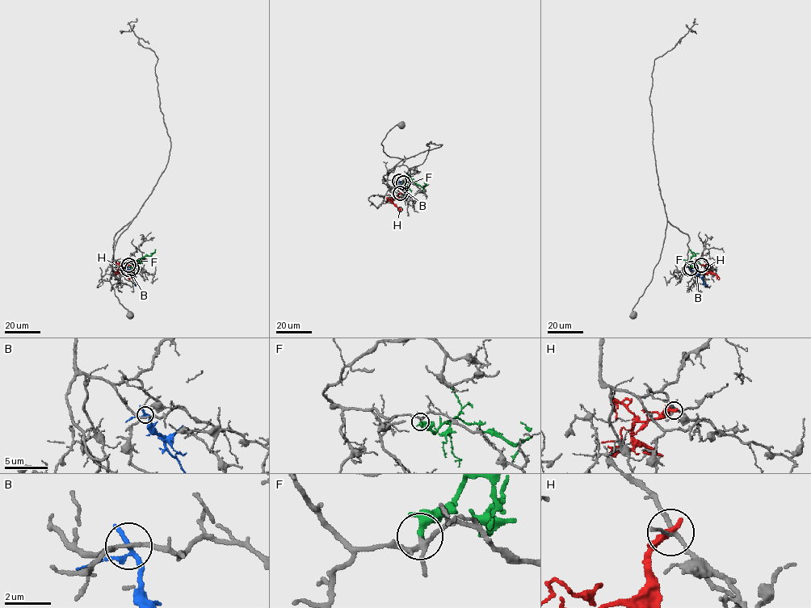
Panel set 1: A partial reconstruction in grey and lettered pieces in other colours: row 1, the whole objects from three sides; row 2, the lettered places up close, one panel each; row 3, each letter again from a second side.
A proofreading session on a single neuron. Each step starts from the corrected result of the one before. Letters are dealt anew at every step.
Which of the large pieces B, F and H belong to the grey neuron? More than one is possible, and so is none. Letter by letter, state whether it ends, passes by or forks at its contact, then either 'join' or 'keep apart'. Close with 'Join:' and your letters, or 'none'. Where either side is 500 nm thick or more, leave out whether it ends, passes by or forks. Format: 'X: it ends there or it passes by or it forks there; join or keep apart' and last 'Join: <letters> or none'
B: it forks there; keep apart
F: it passes by; join
H: it ends there; keep apart
Join: F

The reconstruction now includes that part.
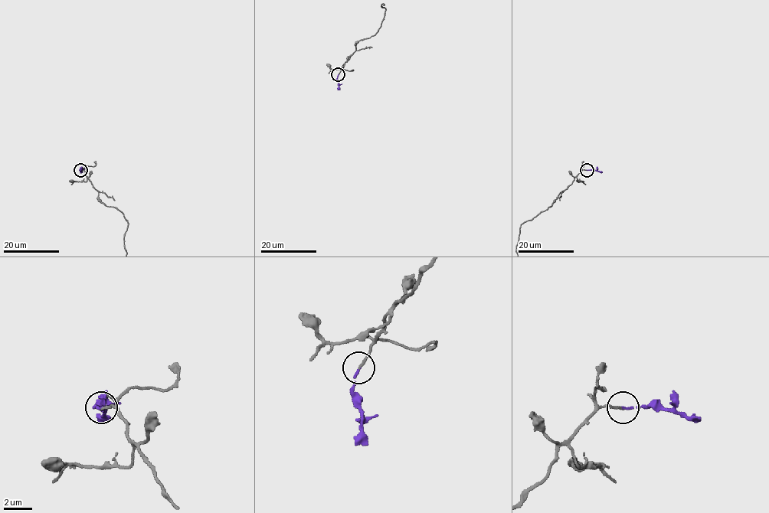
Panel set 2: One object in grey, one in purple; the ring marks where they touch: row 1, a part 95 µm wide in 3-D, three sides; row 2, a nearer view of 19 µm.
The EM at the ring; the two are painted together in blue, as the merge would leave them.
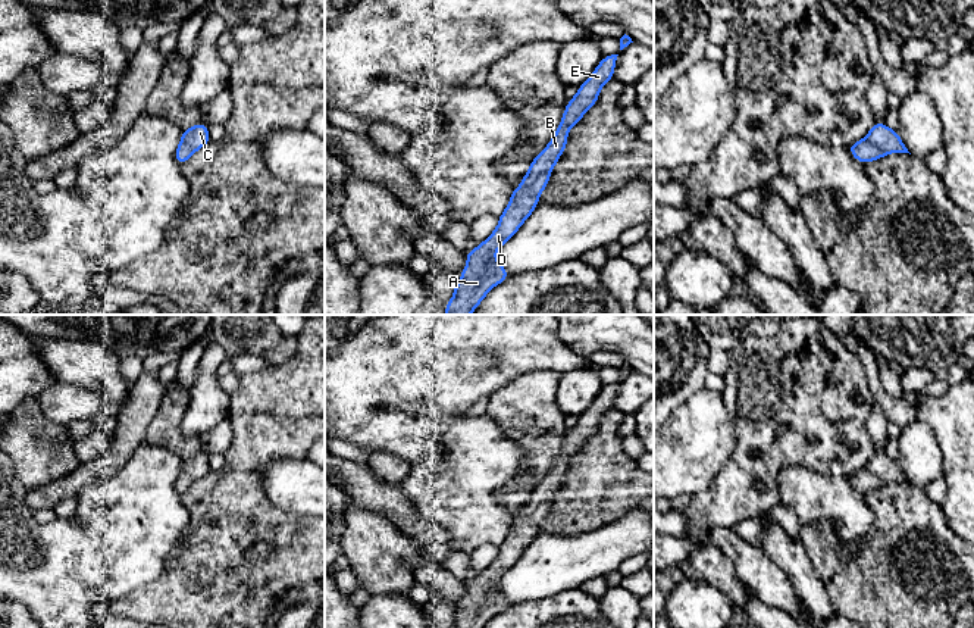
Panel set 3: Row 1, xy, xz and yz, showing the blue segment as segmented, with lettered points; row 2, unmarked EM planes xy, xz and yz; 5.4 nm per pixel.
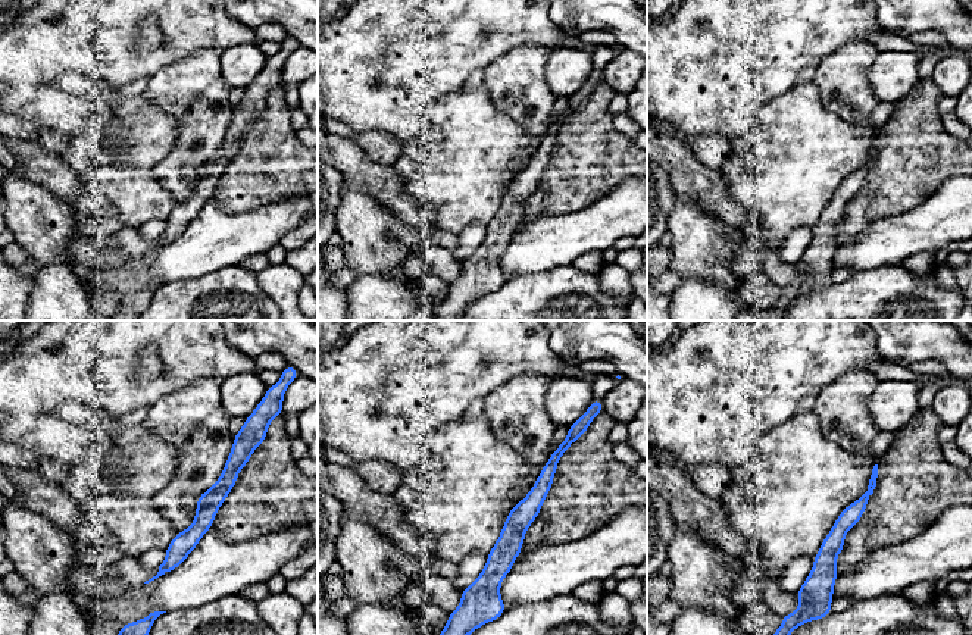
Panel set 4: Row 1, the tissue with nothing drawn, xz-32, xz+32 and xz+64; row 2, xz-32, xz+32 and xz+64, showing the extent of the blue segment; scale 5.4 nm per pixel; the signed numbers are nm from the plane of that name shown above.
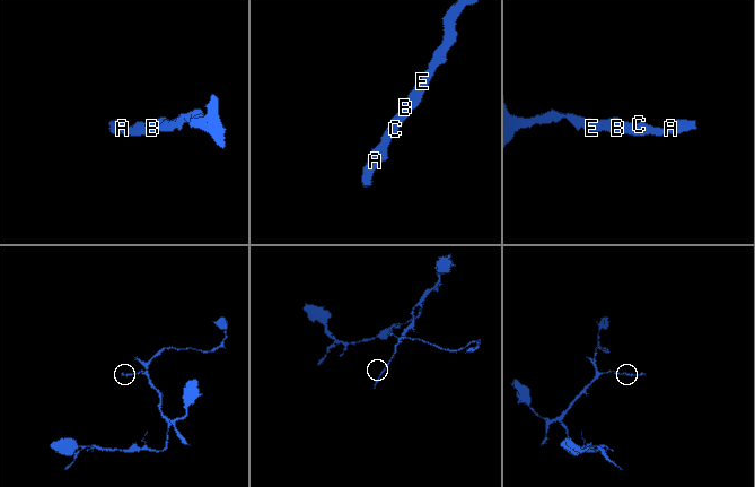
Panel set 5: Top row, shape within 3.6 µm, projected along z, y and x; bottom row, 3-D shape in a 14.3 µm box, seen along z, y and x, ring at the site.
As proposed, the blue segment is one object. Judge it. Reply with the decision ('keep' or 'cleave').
keep

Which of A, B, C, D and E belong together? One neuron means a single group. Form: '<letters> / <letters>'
A B C D E

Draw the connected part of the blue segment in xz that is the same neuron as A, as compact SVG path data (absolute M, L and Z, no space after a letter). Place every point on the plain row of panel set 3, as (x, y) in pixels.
M618 384L602 387L594 403L566 434L564 444L552 469L532 490L520 516L513 519L507 538L498 546L498 556L476 578L466 581L467 594L461 600L461 609L455 613L451 628L485 628L495 615L510 606L495 587L497 578L516 565L538 535L539 525L549 512L549 503L567 475L569 459L598 431L602 415L614 407L617 385Z

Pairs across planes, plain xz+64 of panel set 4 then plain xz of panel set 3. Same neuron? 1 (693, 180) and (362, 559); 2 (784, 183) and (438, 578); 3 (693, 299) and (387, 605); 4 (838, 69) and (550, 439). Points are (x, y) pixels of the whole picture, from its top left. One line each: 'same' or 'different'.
1: different
2: different
3: same
4: same

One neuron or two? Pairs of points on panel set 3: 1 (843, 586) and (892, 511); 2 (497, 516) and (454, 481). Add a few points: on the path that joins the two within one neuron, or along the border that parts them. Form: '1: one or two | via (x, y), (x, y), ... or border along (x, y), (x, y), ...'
1: one | via (863, 566), (892, 537), (892, 530)
2: one | via (486, 514), (464, 491)

